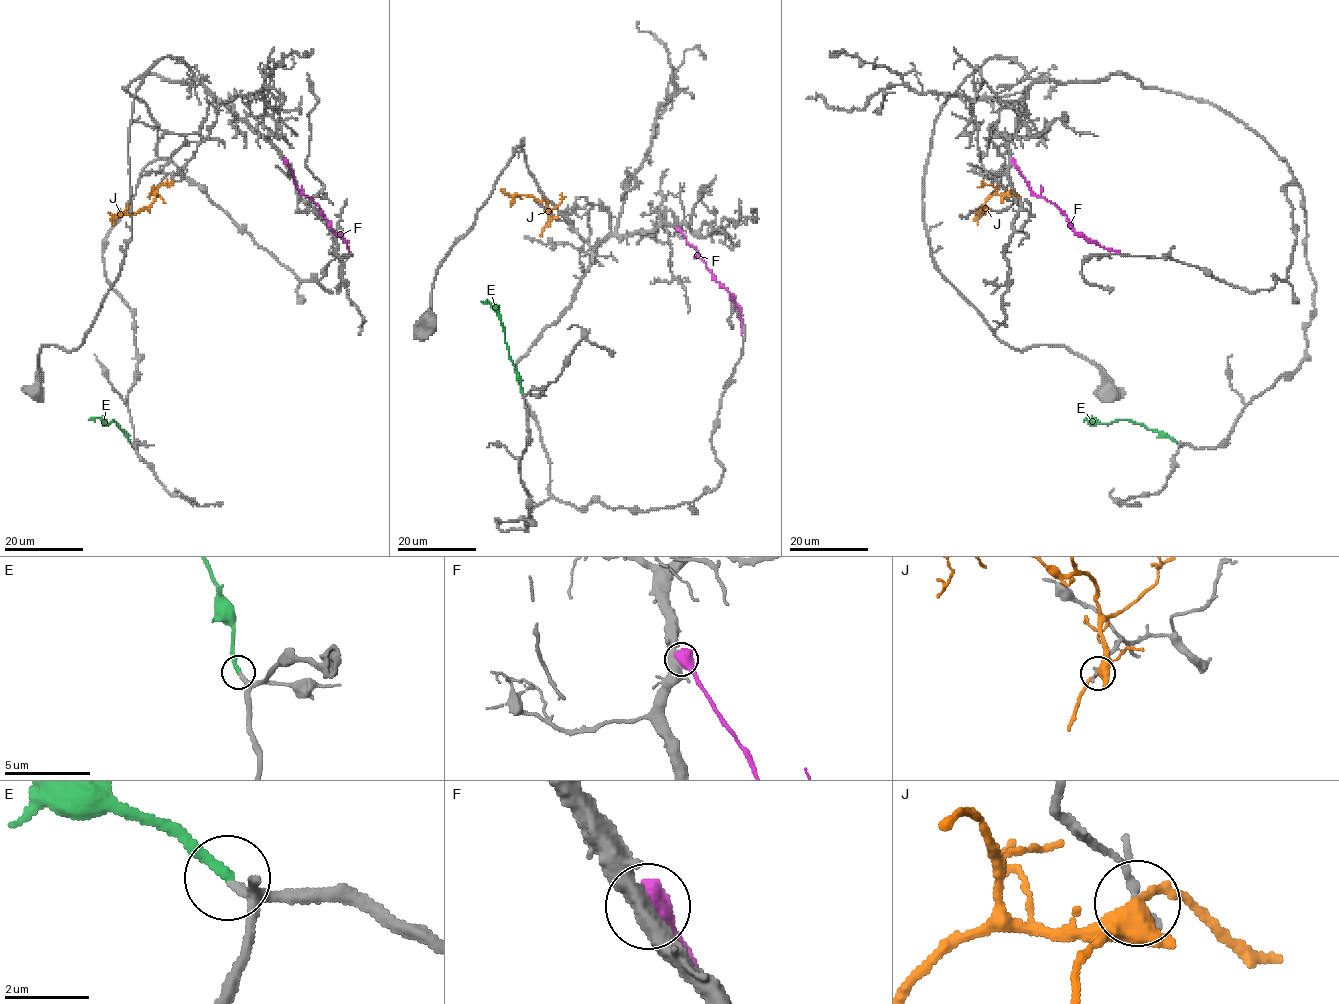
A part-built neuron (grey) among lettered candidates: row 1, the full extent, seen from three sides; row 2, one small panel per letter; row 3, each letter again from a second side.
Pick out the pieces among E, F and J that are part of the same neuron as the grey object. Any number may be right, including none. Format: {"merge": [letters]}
{"merge": ["E"]}

